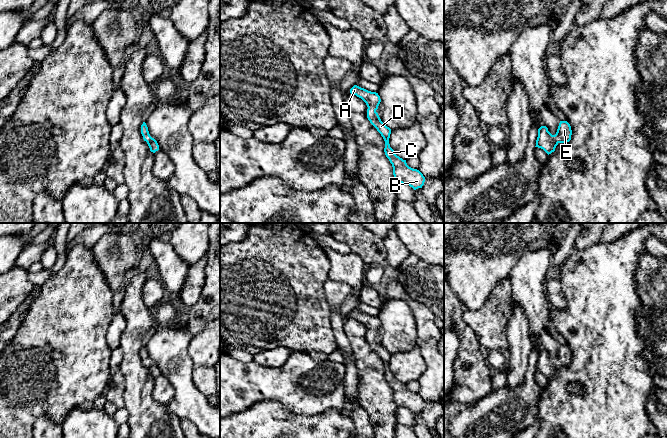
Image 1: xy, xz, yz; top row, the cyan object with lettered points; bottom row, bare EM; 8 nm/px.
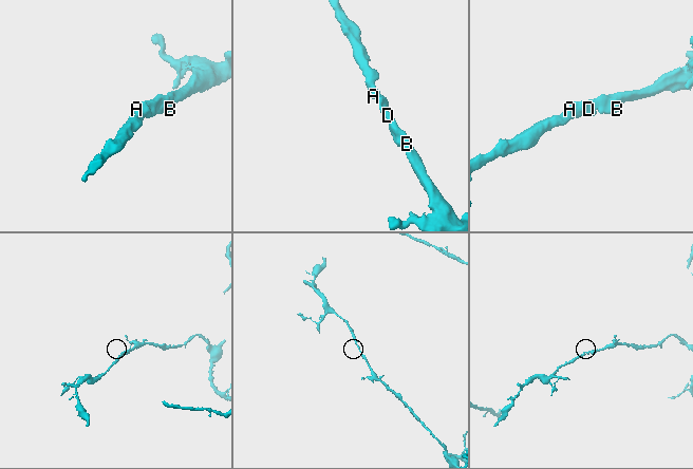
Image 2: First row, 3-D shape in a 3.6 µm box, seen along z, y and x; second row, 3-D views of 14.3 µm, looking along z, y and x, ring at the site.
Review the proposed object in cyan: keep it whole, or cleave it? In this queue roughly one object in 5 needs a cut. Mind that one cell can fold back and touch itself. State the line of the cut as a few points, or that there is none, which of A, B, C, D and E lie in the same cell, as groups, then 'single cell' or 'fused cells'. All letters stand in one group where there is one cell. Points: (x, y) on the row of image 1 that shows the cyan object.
no cut; A B C D E; single cell

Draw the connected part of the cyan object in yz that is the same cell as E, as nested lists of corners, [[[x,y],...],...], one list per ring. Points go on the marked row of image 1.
[[[560,121],[557,132],[552,135],[546,126],[538,129],[536,146],[543,149],[548,155],[555,151],[559,143],[566,143],[571,140],[572,130],[567,121]]]

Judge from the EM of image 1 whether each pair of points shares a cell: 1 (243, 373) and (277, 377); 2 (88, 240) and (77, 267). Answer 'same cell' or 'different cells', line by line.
1: same cell
2: different cells

